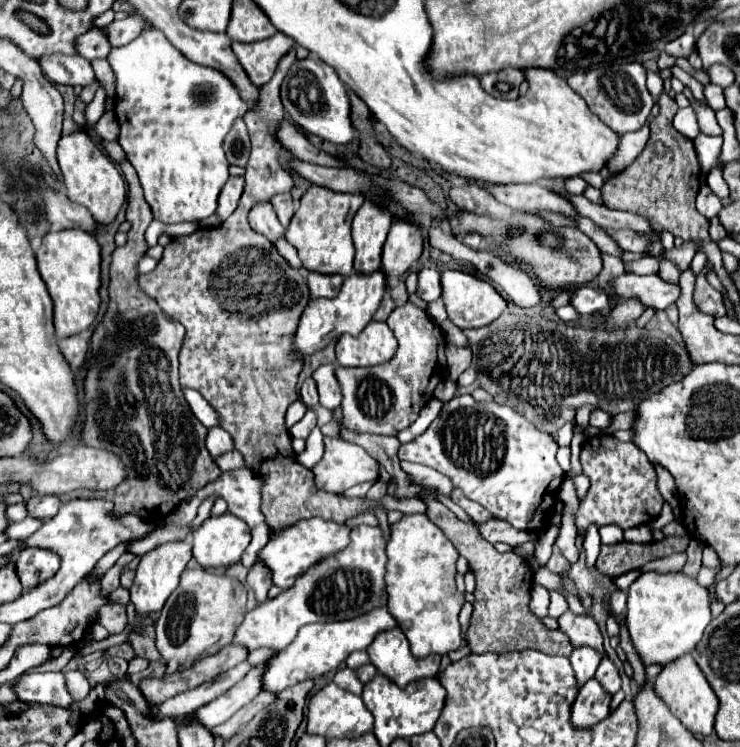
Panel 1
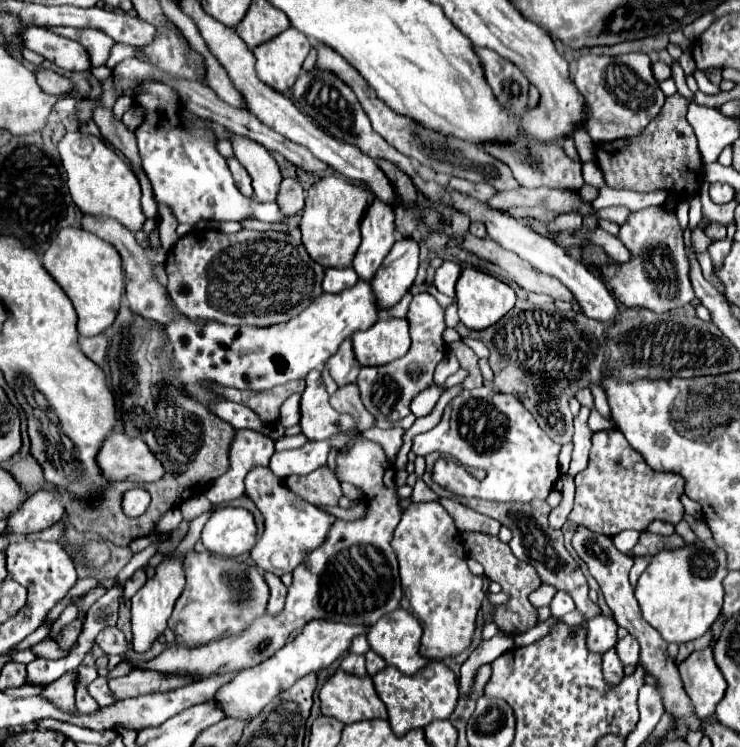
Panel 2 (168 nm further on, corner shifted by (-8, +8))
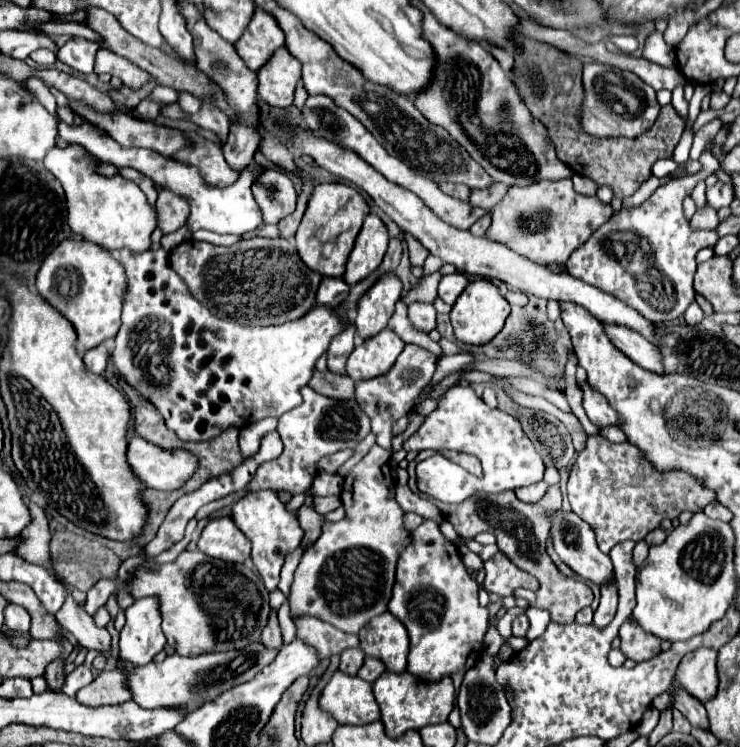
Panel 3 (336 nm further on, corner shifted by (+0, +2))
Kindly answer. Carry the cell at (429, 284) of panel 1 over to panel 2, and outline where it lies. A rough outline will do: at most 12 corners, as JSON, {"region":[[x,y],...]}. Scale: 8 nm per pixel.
{"region":[[445,260],[435,272],[435,288],[455,296],[461,266]]}

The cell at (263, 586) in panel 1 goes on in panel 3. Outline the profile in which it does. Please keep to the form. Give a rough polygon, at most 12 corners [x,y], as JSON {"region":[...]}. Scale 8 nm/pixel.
{"region":[[277,612],[269,614],[261,644],[265,648],[283,646]]}

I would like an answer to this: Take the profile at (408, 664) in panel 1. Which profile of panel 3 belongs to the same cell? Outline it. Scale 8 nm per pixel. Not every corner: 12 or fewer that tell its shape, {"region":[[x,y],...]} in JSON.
{"region":[[383,612],[359,632],[367,656],[407,666],[407,630]]}

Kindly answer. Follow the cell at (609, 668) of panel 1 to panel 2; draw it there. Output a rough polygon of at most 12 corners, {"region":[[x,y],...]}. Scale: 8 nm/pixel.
{"region":[[633,636],[617,640],[615,650],[623,666],[639,662]]}

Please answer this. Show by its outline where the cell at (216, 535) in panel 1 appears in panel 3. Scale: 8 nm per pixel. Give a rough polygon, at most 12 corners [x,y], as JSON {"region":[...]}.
{"region":[[231,518],[203,528],[199,550],[245,562],[251,542]]}

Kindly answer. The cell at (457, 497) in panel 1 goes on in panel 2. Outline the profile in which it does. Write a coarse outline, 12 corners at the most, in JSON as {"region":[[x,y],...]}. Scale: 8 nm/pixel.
{"region":[[455,498],[513,532],[513,554],[545,584],[565,590],[585,622],[601,614],[587,596],[545,500],[499,504]]}

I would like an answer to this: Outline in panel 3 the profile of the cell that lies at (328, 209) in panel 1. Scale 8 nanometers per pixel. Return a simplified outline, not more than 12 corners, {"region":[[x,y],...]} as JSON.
{"region":[[317,184],[299,256],[341,276],[369,206],[345,184]]}

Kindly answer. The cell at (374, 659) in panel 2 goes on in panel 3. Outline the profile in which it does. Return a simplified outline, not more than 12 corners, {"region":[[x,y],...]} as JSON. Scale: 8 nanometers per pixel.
{"region":[[367,656],[359,676],[375,682],[385,664],[379,658]]}

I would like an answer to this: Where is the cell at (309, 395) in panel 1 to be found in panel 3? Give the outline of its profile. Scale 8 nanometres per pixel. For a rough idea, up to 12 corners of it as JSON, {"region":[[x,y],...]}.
{"region":[[301,390],[279,418],[279,458],[259,466],[251,490],[301,494],[317,462],[355,448],[369,416],[355,398]]}

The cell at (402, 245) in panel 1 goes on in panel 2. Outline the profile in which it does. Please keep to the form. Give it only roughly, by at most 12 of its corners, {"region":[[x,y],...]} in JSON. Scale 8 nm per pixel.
{"region":[[397,240],[371,286],[381,308],[411,288],[419,242]]}

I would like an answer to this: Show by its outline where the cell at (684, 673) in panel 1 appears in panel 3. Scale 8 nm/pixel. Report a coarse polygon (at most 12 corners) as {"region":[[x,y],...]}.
{"region":[[717,650],[681,660],[675,678],[701,702],[719,686]]}

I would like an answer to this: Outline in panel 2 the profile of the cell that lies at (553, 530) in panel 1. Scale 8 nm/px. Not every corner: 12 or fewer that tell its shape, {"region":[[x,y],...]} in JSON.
{"region":[[617,428],[593,434],[567,522],[595,534],[677,524],[683,478]]}

